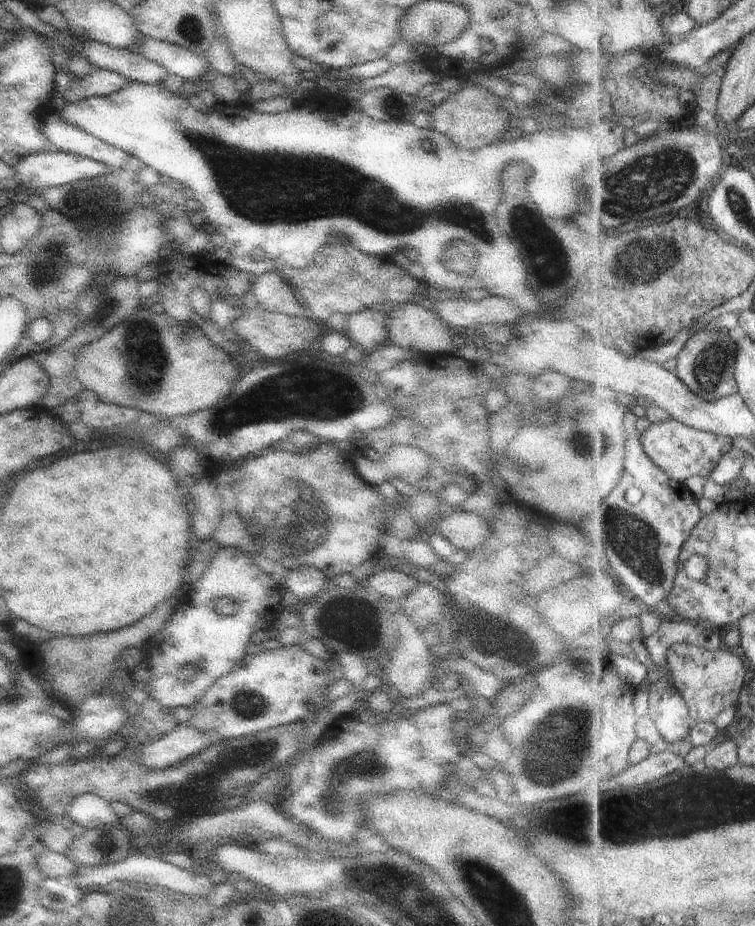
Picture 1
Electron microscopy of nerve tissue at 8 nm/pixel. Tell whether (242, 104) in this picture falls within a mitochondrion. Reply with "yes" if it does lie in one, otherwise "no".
no

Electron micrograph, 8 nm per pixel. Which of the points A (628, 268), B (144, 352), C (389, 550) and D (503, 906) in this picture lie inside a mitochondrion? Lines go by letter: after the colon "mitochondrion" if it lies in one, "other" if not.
A: mitochondrion
B: mitochondrion
C: other
D: mitochondrion

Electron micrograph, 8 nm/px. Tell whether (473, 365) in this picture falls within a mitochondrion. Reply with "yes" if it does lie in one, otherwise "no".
no

